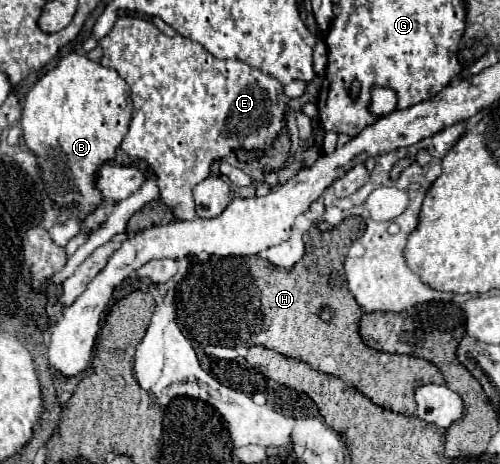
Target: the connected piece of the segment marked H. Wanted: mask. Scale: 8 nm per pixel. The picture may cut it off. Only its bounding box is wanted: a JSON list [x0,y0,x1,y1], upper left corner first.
[176,217,446,415]

